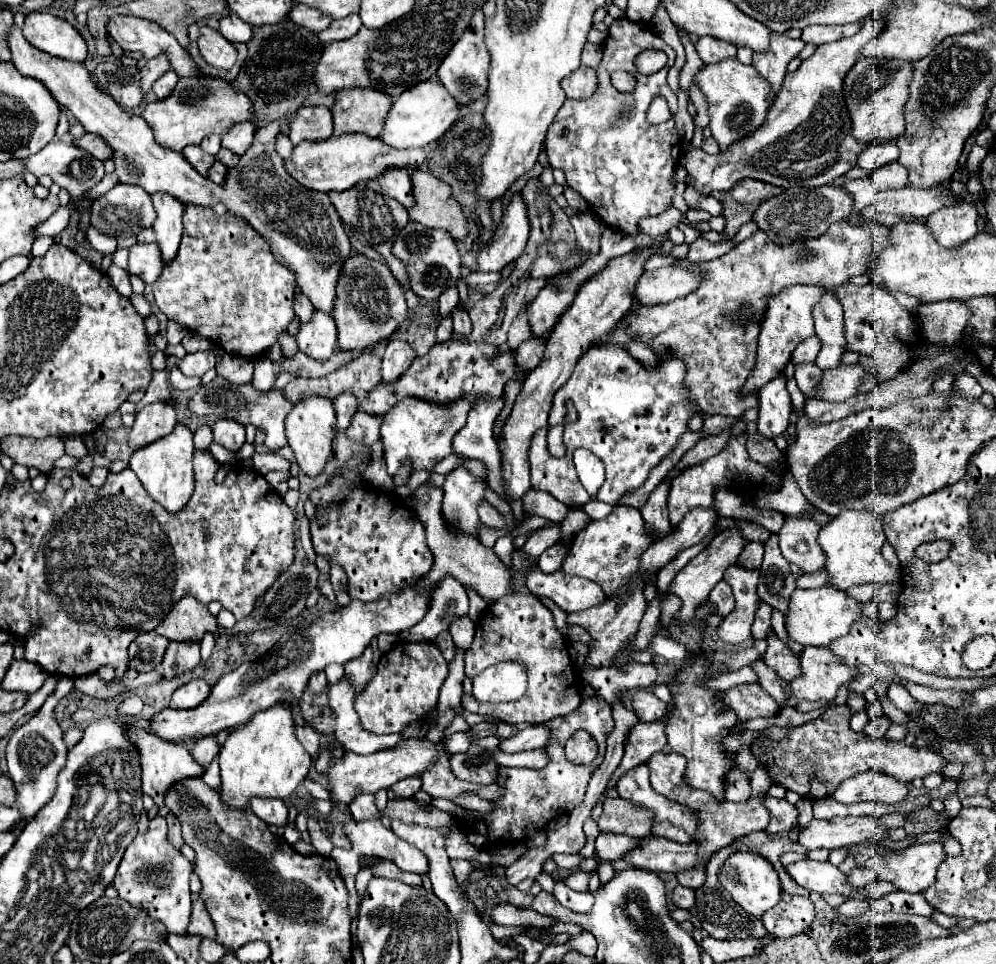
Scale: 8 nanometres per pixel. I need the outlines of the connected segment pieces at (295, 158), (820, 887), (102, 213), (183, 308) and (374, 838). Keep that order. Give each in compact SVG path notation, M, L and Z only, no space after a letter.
M343 134L323 142L301 142L295 146L293 156L285 160L285 168L305 188L319 192L341 192L353 188L357 182L375 180L379 174L391 168L419 168L437 146L439 142L417 150L397 150L381 142L381 138L369 138L367 134Z
M799 860L793 862L785 868L789 872L789 876L803 888L811 890L811 892L819 892L819 894L843 894L849 896L853 894L847 876L835 868L831 862L819 862L819 860Z
M117 184L91 206L91 226L109 236L137 236L155 218L151 196L133 184Z
M189 204L183 224L185 232L179 252L153 284L153 294L159 310L169 320L175 320L183 328L189 328L191 332L215 342L229 354L237 354L243 358L263 356L295 318L293 298L297 282L293 278L293 272L287 266L281 266L273 258L265 238L261 238L257 230L253 230L247 222L241 222L235 214L225 212L223 216L217 216L211 208Z
M351 820L349 824L345 824L345 834L359 854L381 856L395 862L401 870L409 870L415 874L427 876L429 872L425 854L421 854L421 850L417 850L415 846L409 846L409 842L401 840L379 820Z

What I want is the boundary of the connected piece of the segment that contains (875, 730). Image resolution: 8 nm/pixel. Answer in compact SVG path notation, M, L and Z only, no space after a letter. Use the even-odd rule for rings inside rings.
M885 716L885 718L873 718L873 720L867 722L865 734L867 734L869 738L877 738L877 740L881 740L881 738L885 736L885 732L889 730L891 724L893 724L893 720L891 720L889 716Z

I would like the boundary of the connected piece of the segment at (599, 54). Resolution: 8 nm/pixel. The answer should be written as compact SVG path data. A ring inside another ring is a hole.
M587 42L585 48L583 48L581 64L589 66L589 68L597 68L599 62L601 62L601 58L603 58L603 48L601 48L601 46L595 46L595 44L591 44L591 42Z

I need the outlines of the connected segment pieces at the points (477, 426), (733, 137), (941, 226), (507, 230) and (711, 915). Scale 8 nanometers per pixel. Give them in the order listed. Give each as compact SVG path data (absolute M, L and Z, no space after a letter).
M503 398L493 402L477 402L471 408L467 426L453 438L455 454L485 462L489 468L487 484L497 496L505 496L505 482L501 482L501 454L493 440L493 422L503 408Z
M723 60L719 64L709 64L695 76L695 80L701 86L703 94L707 96L713 138L719 142L721 152L727 152L731 144L743 140L759 126L763 126L767 112L775 100L769 82L761 80L761 76L753 66L741 64L739 60Z
M973 204L941 208L925 220L925 226L943 248L959 248L979 232L977 208Z
M521 192L513 194L491 242L479 252L479 270L499 272L505 264L519 258L527 246L529 230L529 214L523 196Z
M729 848L727 850L721 850L713 856L713 860L709 862L707 866L707 880L701 888L695 890L695 908L697 908L697 918L701 920L703 928L707 930L709 936L713 938L721 938L721 940L731 940L731 938L749 938L749 936L755 936L755 938L765 938L767 936L767 930L763 926L761 920L753 918L751 914L745 914L745 910L741 910L741 906L737 906L737 902L733 902L733 898L729 898L729 894L725 894L725 888L719 886L719 880L717 880L717 874L725 862L725 858L729 856Z

